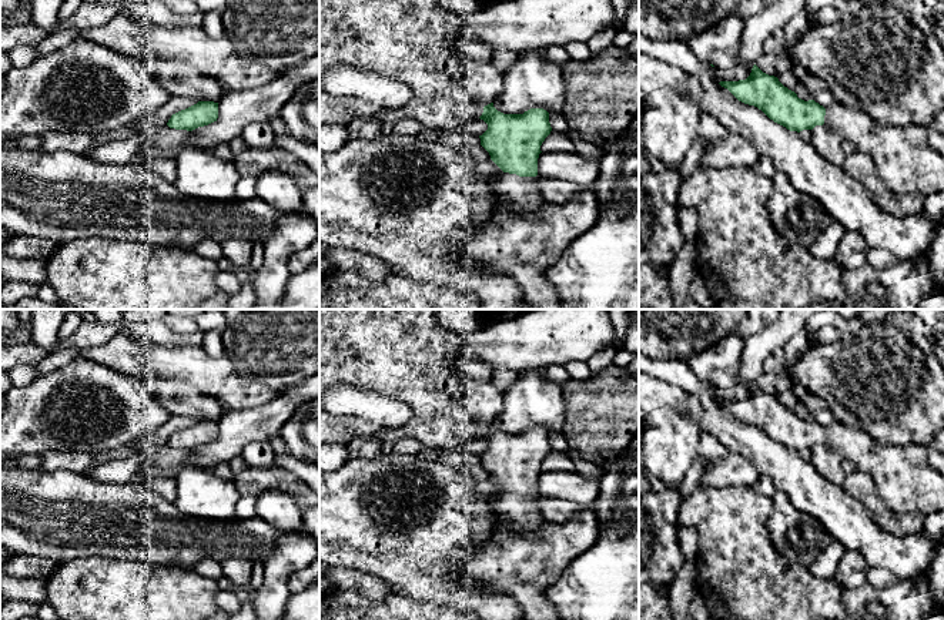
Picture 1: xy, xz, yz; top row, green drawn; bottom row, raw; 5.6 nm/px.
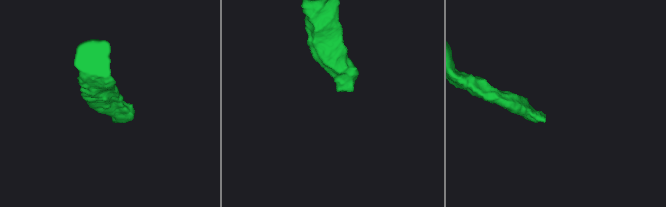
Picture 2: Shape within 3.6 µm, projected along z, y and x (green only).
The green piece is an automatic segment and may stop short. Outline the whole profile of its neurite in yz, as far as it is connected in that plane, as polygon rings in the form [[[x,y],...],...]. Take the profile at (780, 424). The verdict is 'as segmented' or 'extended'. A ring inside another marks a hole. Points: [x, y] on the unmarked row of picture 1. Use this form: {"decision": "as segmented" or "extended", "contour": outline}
{"decision": "extended", "contour": [[[756,383],[746,399],[719,403],[790,450],[800,452],[824,443],[851,460],[857,470],[868,473],[881,502],[900,516],[920,513],[925,517],[944,512],[944,455],[935,449],[914,443],[880,443],[861,428],[838,420],[827,428],[814,419],[804,420]]]}

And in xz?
{"decision": "extended", "contour": [[[491,422],[483,426],[483,432],[479,438],[488,443],[488,449],[479,455],[481,465],[489,472],[491,479],[503,490],[502,493],[493,496],[493,512],[489,515],[489,517],[492,522],[506,522],[509,525],[509,527],[505,530],[493,532],[513,534],[536,532],[545,522],[535,496],[538,495],[538,477],[542,472],[540,465],[552,450],[549,432],[543,428],[530,428],[523,433],[503,433],[493,426],[493,422]]]}

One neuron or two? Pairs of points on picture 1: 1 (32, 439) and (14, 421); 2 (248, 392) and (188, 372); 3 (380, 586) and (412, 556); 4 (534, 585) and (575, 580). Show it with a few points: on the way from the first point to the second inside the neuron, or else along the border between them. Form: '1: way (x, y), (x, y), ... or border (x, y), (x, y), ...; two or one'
1: way (27, 435), (19, 425); one
2: way (234, 391), (218, 378), (203, 372); one
3: border (352, 569), (370, 572), (391, 586); two
4: border (576, 558), (548, 592), (548, 597), (553, 605); two

